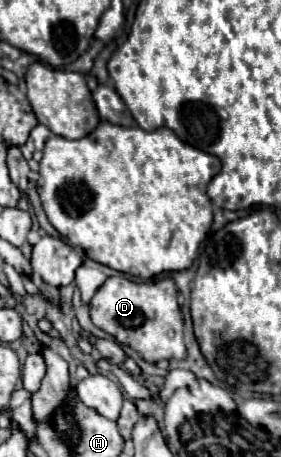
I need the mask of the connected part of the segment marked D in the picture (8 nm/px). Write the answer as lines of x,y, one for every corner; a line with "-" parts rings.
126,275
108,277
90,301
90,319
118,343
140,353
148,363
162,359
184,359
186,347
182,341
182,315
176,297
178,289
172,277
140,283
126,279

